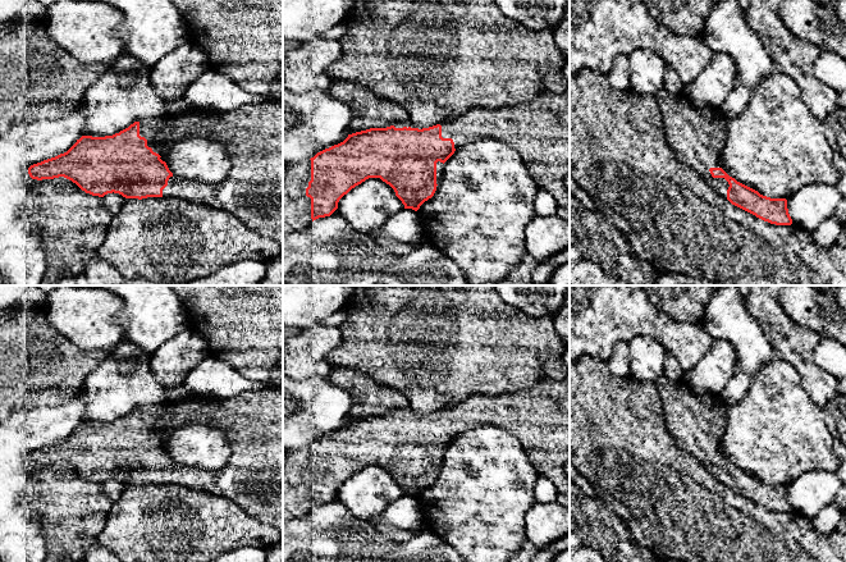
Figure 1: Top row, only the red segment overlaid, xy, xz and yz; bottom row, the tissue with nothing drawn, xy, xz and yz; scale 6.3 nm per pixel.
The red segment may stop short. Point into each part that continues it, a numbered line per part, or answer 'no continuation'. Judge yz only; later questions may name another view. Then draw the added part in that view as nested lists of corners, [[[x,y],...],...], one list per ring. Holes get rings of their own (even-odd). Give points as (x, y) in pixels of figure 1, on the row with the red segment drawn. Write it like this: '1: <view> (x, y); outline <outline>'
1: yz (696, 136); outline [[[664,88],[655,96],[660,109],[666,141],[676,157],[692,168],[717,193],[727,198],[730,187],[724,178],[713,178],[709,169],[721,168],[721,151],[726,140],[728,119],[719,108],[696,108],[683,93],[669,93]]]

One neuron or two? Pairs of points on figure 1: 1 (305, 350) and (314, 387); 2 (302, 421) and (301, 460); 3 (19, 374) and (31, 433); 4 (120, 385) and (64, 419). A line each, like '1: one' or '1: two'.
1: two
2: two
3: two
4: two

